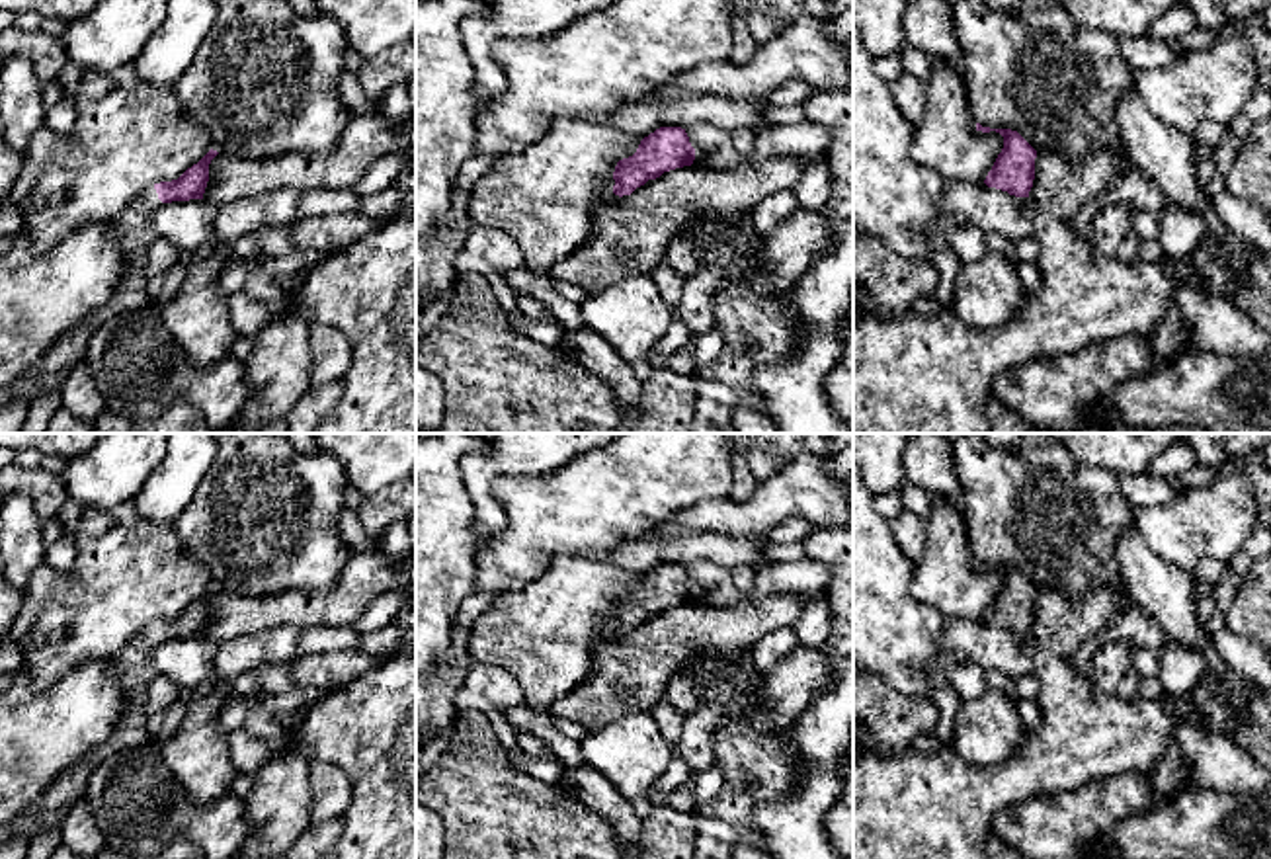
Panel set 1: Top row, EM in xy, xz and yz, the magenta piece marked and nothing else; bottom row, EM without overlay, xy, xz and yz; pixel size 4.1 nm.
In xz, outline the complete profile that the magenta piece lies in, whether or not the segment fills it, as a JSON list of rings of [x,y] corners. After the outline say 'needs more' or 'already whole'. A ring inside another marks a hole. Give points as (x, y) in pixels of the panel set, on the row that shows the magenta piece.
[[[660,127],[644,137],[636,152],[617,162],[613,172],[613,193],[623,197],[631,195],[648,180],[660,178],[664,172],[691,166],[695,148],[689,143],[685,129]]]; already whole

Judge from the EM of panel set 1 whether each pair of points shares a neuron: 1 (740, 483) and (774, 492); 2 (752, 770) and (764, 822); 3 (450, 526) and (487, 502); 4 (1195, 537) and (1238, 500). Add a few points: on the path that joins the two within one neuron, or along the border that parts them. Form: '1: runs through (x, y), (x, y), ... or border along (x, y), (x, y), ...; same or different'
1: border along (760, 483), (748, 496), (729, 498); different
2: border along (799, 779), (789, 795), (756, 809), (762, 838); different
3: border along (459, 469), (481, 545); different
4: runs through (1205, 528), (1229, 508); same

